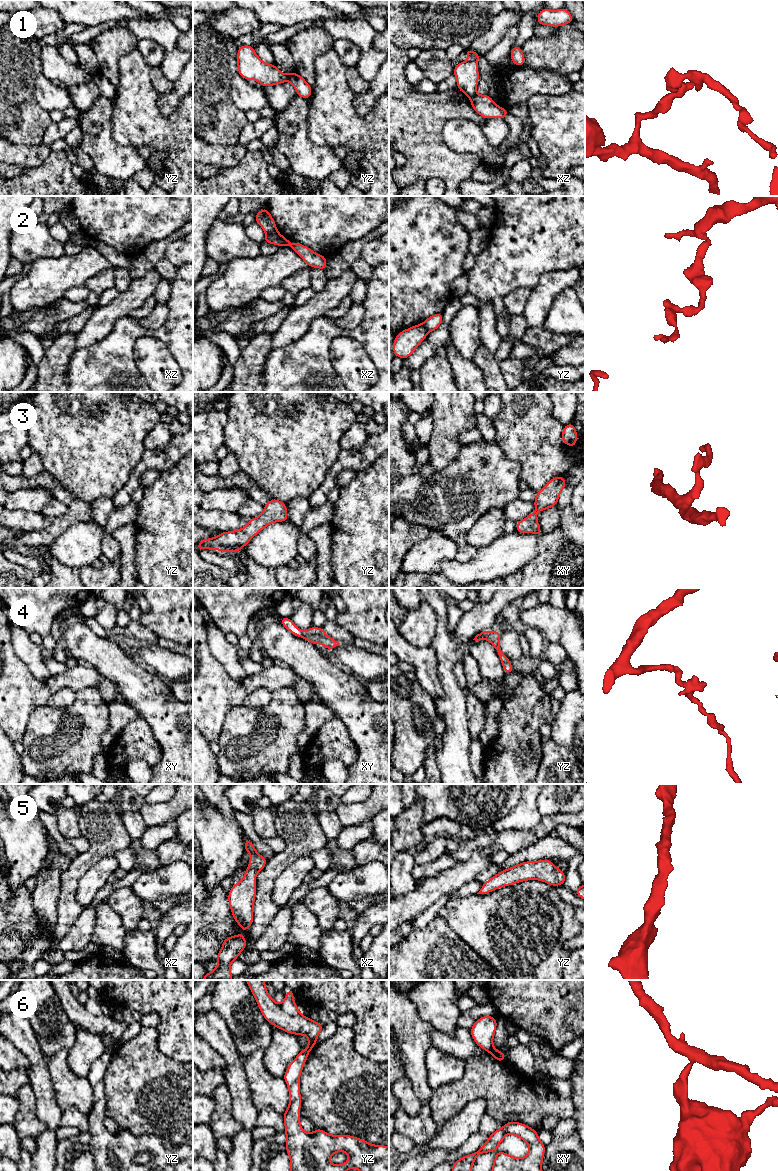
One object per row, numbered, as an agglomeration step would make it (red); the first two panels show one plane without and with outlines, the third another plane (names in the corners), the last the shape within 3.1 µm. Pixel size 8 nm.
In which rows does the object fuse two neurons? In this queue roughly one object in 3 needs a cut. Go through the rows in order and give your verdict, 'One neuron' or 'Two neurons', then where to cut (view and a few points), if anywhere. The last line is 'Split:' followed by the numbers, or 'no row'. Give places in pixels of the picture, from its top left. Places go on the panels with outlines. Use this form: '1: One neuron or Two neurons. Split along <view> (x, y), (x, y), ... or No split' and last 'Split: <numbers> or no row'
1: Two neurons. Split along yz (289, 74), (287, 80)
2: Two neurons. Split along xz (276, 230), (266, 234)
3: One neuron. No split
4: Two neurons. Split along xy (300, 632), (302, 637)
5: One neuron. No split
6: Two neurons. Split along xy (492, 1047), (489, 1051)
Split: 1, 2, 4, 6

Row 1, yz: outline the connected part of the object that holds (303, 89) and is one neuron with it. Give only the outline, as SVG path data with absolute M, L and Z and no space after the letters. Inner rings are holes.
M295 72L289 74L288 81L292 84L297 92L297 96L304 99L309 99L312 94L311 86L305 81L305 79Z

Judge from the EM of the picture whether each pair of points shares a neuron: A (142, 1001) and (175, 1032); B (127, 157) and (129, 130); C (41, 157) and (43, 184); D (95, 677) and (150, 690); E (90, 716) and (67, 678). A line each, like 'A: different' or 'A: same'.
A: same
B: different
C: different
D: different
E: different

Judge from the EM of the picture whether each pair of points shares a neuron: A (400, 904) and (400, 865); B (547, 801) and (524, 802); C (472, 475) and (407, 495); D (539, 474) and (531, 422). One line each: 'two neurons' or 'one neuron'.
A: two neurons
B: two neurons
C: one neuron
D: one neuron

